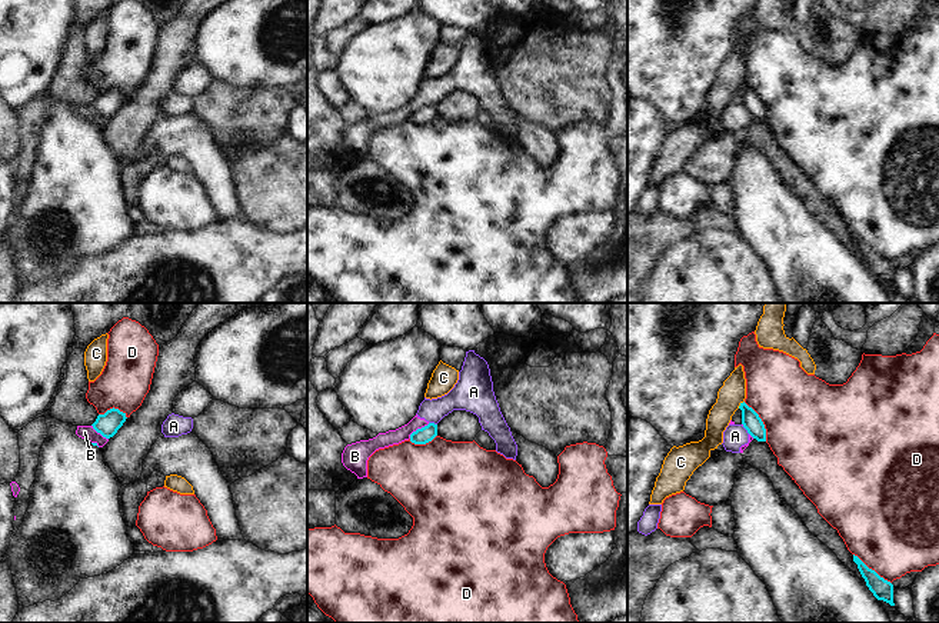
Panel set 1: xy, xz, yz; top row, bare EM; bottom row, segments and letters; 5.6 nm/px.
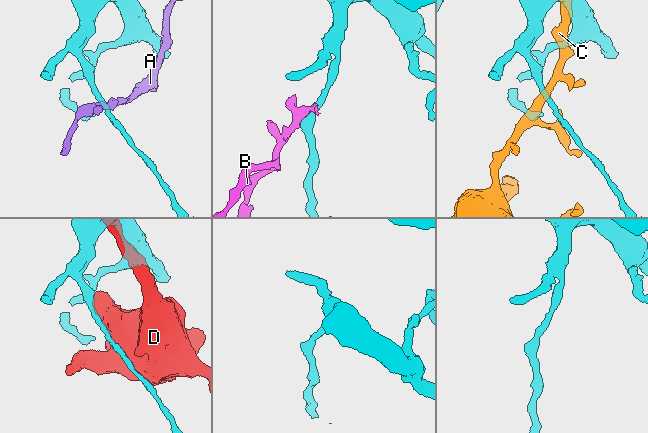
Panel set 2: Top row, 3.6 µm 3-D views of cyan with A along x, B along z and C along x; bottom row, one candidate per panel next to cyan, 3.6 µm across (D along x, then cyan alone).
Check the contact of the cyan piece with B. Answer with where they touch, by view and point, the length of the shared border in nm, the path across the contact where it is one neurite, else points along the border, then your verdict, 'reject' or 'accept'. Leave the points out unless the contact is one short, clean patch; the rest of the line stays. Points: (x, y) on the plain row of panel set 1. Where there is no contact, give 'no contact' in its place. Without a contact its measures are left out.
contact xz (418, 109); length 150 nm; reject

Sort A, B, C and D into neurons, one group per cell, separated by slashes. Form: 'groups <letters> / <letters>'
groups A B / C / D

